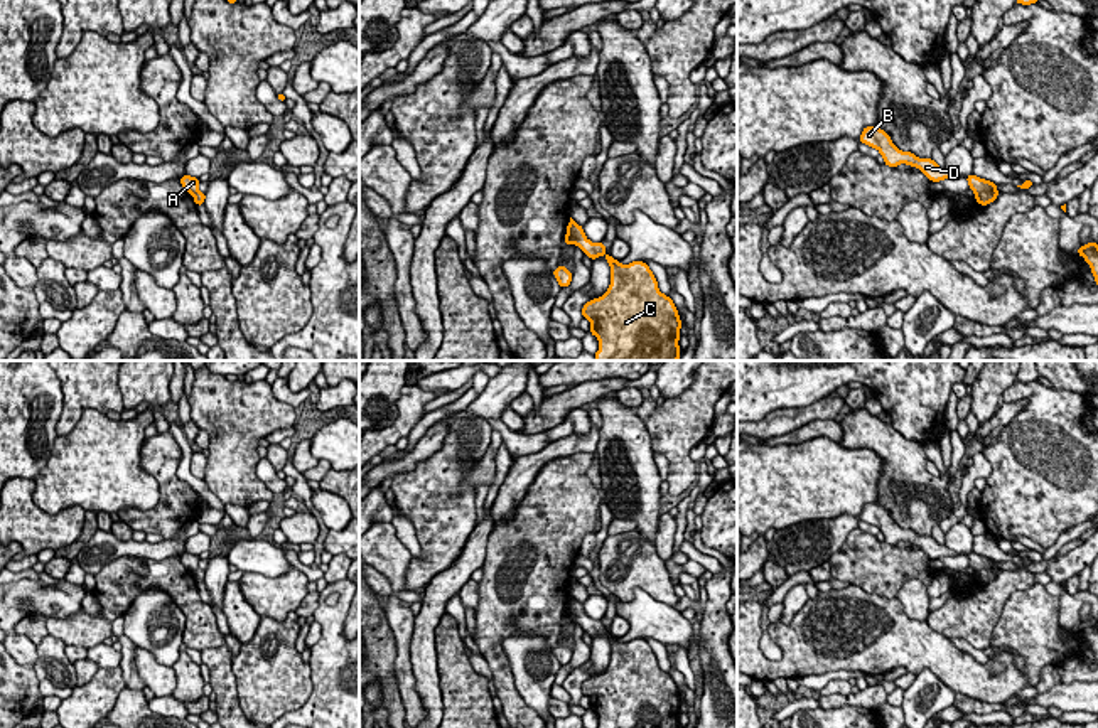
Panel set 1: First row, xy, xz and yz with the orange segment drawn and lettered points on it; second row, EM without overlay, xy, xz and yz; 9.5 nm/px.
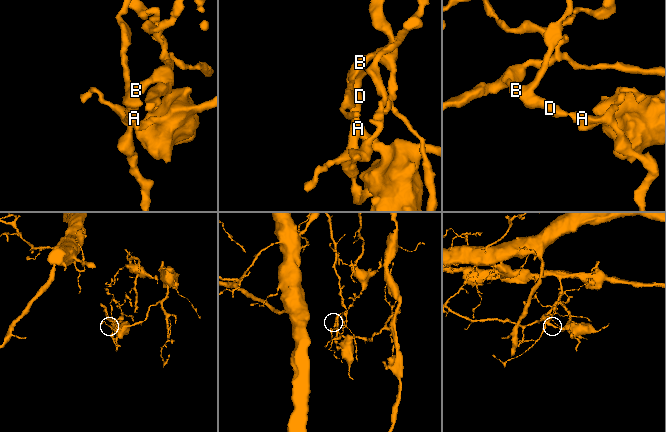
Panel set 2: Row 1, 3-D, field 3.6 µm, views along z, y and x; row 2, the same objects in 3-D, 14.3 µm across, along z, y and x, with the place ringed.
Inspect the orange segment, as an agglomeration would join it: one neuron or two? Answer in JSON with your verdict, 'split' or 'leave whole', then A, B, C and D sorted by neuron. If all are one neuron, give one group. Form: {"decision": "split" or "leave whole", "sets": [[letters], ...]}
{"decision": "split", "sets": [["A", "B", "D"], ["C"]]}

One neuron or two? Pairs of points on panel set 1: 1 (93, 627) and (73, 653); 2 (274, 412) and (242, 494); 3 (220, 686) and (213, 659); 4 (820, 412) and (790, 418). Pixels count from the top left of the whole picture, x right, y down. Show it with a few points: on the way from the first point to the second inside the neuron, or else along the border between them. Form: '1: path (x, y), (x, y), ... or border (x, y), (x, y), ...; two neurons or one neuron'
1: border (66, 644), (86, 649); two neurons
2: path (253, 432), (242, 444), (242, 474); one neuron
3: path (220, 679), (220, 666); one neuron
4: path (813, 412), (796, 417); one neuron

